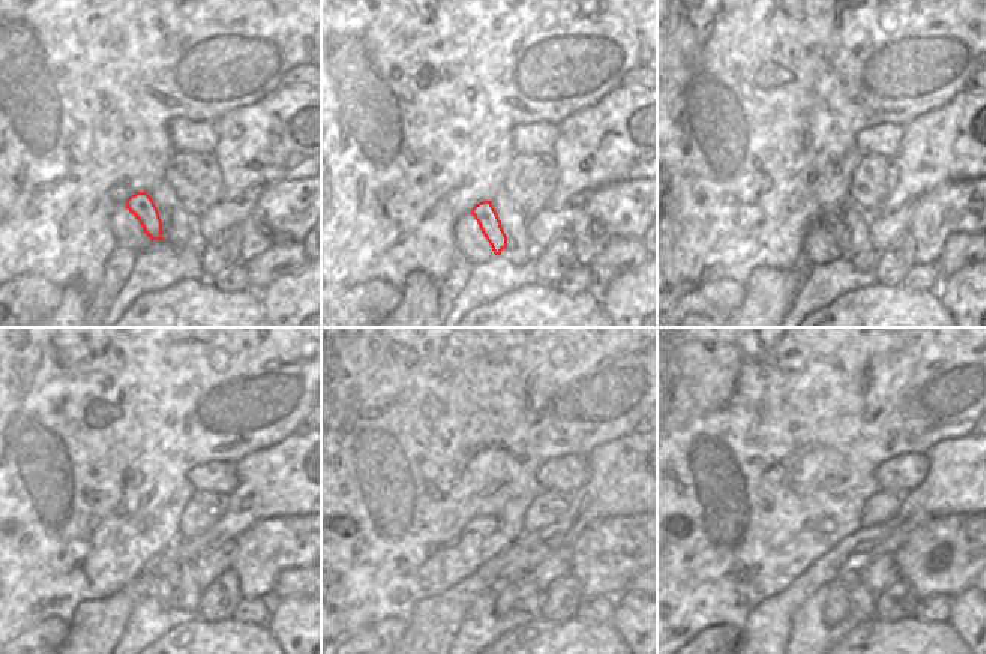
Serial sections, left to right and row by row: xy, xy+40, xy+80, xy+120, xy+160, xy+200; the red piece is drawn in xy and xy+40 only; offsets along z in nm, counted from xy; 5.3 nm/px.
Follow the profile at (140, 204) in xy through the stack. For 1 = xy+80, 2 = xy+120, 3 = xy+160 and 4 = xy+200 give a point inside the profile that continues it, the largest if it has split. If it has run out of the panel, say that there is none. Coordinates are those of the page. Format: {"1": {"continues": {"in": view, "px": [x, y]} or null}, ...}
{"1": {"continues": {"in": "xy+80", "px": [833, 225]}}, "2": {"continues": {"in": "xy+120", "px": [164, 567]}}, "3": {"continues": {"in": "xy+160", "px": [514, 578]}}, "4": {"continues": {"in": "xy+200", "px": [847, 581]}}}

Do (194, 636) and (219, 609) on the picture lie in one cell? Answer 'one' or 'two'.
two

